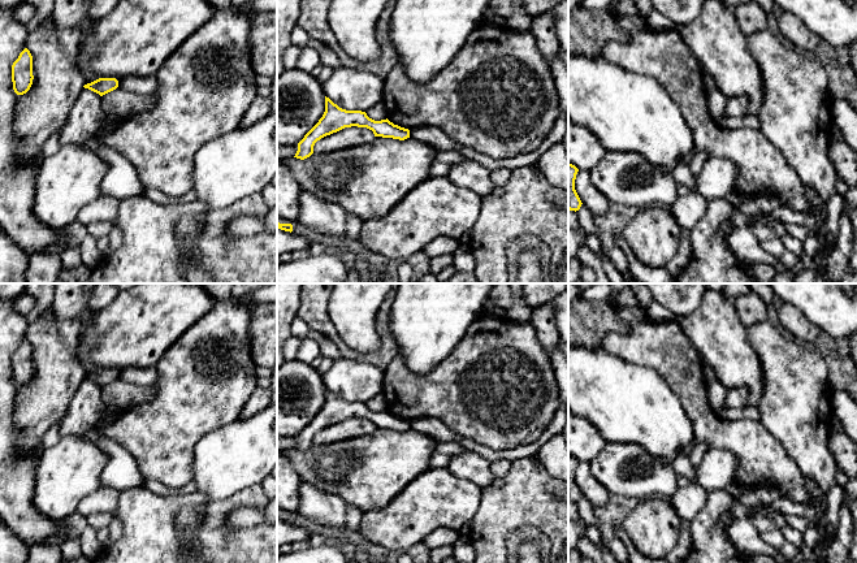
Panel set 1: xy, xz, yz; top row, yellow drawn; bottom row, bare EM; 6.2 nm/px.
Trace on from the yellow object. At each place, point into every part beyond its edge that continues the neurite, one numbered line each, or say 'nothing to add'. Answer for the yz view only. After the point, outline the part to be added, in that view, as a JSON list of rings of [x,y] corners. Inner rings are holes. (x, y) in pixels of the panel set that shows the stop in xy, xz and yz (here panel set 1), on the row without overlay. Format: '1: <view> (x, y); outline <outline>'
nothing to add

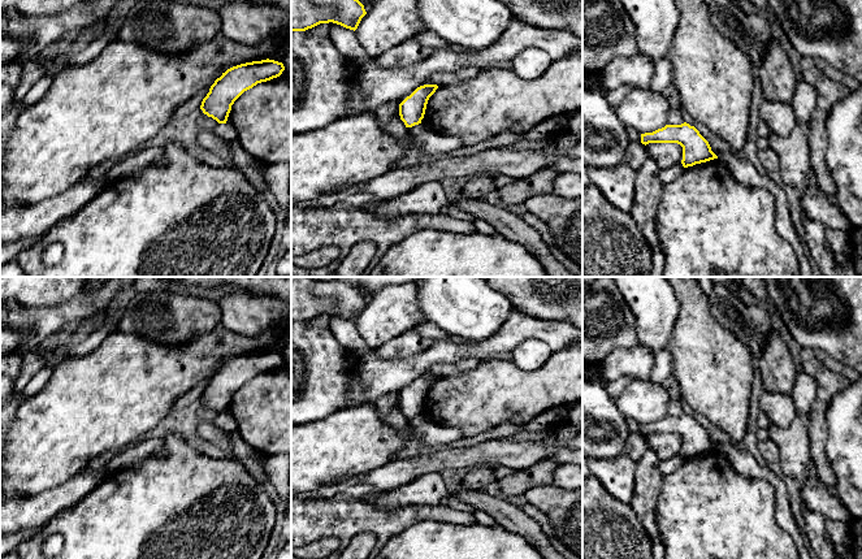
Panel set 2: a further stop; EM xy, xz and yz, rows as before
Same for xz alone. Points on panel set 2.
nothing to add

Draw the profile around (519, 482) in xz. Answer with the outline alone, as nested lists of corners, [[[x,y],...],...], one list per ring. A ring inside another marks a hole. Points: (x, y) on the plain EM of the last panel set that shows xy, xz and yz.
[[[545,459],[527,469],[498,477],[498,486],[504,497],[524,495],[529,489],[553,484],[553,474],[558,464]]]

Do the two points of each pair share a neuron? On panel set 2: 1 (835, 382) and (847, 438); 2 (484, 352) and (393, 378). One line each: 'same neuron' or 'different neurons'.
1: different neurons
2: same neuron

